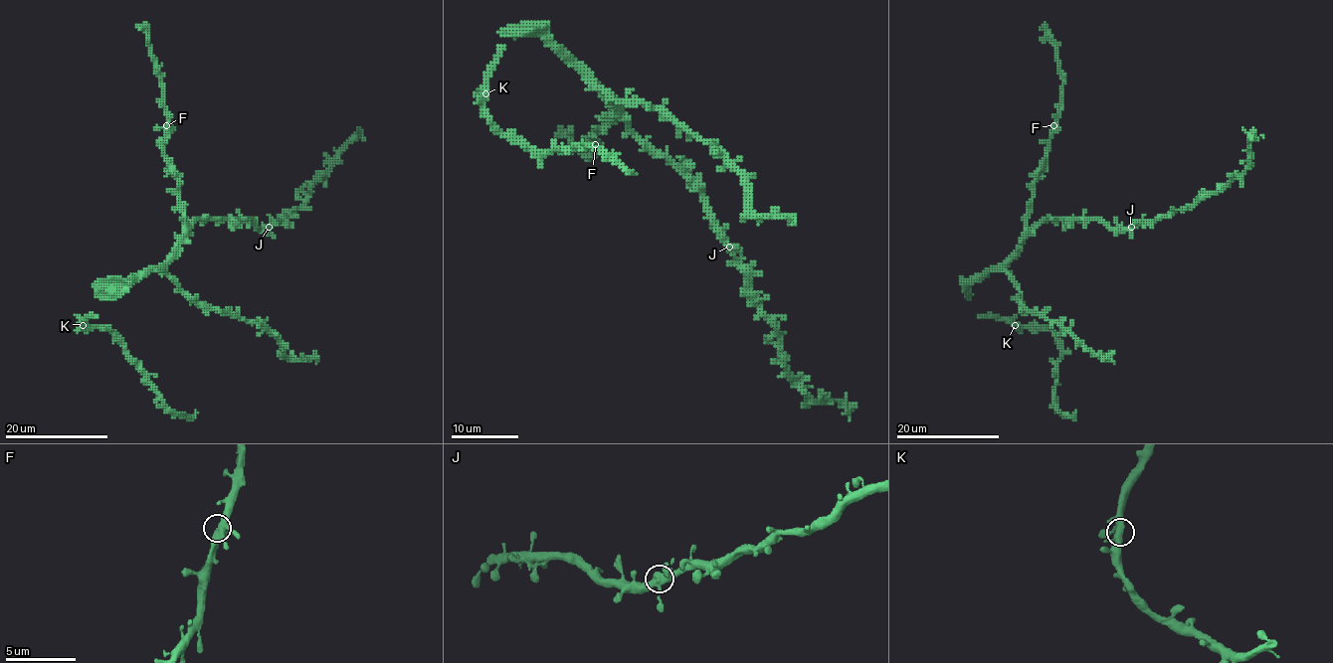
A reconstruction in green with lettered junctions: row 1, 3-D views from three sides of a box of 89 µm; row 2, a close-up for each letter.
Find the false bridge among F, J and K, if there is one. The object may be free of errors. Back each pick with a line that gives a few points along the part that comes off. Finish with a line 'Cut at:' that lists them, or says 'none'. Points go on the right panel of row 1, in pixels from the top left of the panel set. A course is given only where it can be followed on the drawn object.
Cut at: none

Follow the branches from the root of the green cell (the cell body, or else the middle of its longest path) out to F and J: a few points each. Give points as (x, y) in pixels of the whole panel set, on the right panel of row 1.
F: (1023, 245), (1033, 181), (1046, 158), (1047, 141), (1053, 125)
J: (1023, 245), (1023, 240), (1047, 220), (1101, 220), (1111, 227), (1130, 227)

